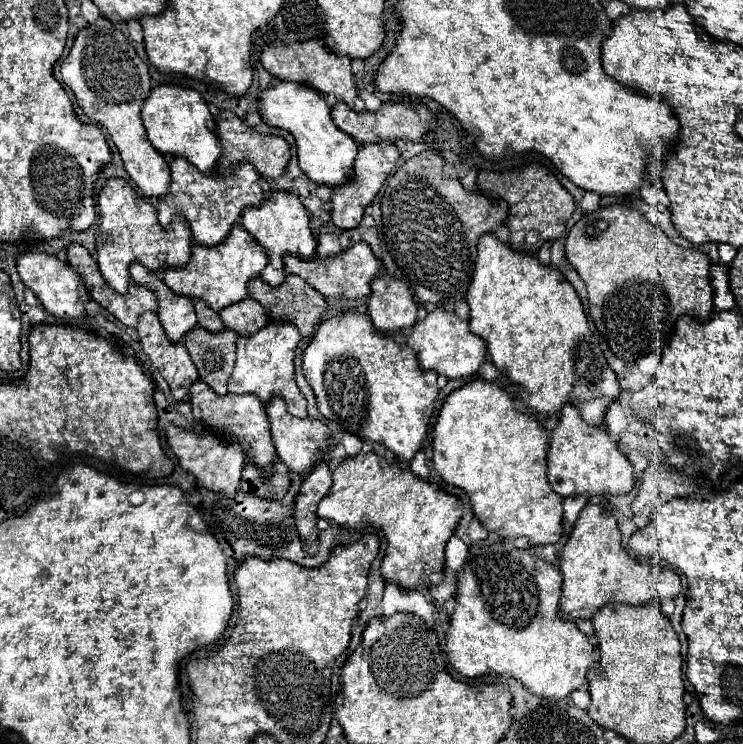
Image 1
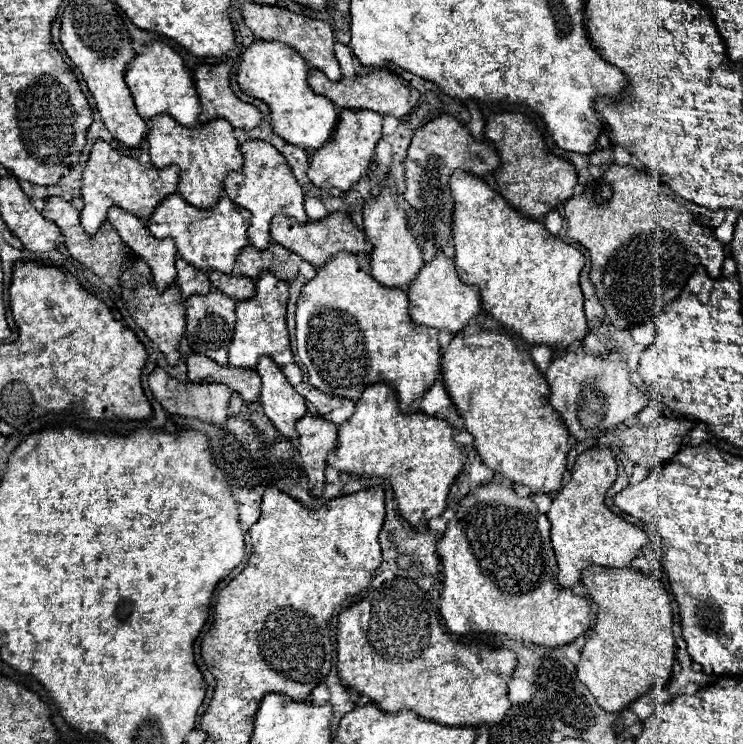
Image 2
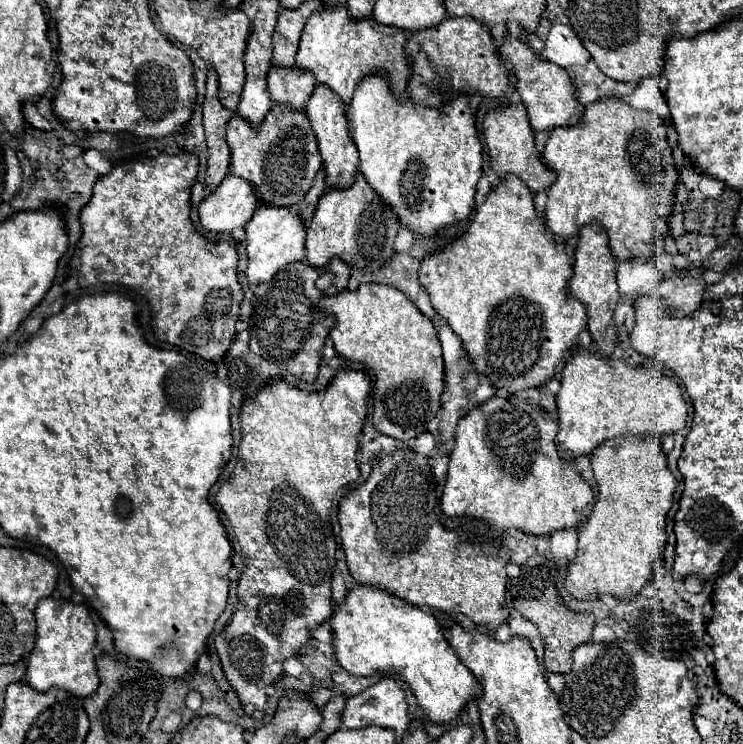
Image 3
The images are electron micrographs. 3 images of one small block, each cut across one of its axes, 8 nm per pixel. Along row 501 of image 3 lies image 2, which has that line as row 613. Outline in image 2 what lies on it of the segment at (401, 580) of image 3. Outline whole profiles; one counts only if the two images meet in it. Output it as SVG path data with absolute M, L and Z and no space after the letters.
M396 578L388 584L384 584L378 590L370 590L370 594L356 602L354 606L350 606L348 610L344 610L338 618L338 678L340 684L348 690L354 690L360 696L366 696L370 702L374 702L380 710L392 714L392 712L400 712L400 710L412 710L414 714L418 714L424 720L436 722L436 724L444 724L444 726L496 726L504 720L510 702L508 702L508 680L512 678L512 672L516 668L516 654L512 650L502 650L502 648L494 648L490 646L486 640L470 640L470 644L466 644L464 640L456 638L456 636L448 636L444 622L440 618L438 608L434 606L432 598L428 592L424 592L414 580L406 580L406 578Z

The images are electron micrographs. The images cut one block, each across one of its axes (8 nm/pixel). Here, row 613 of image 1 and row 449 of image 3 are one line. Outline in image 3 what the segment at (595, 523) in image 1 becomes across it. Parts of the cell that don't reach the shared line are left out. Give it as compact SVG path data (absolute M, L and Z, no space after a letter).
M578 348L566 362L560 384L562 388L556 396L560 426L556 446L564 460L592 456L604 440L620 436L676 434L686 422L682 388L658 370L634 368L624 360L602 358Z

